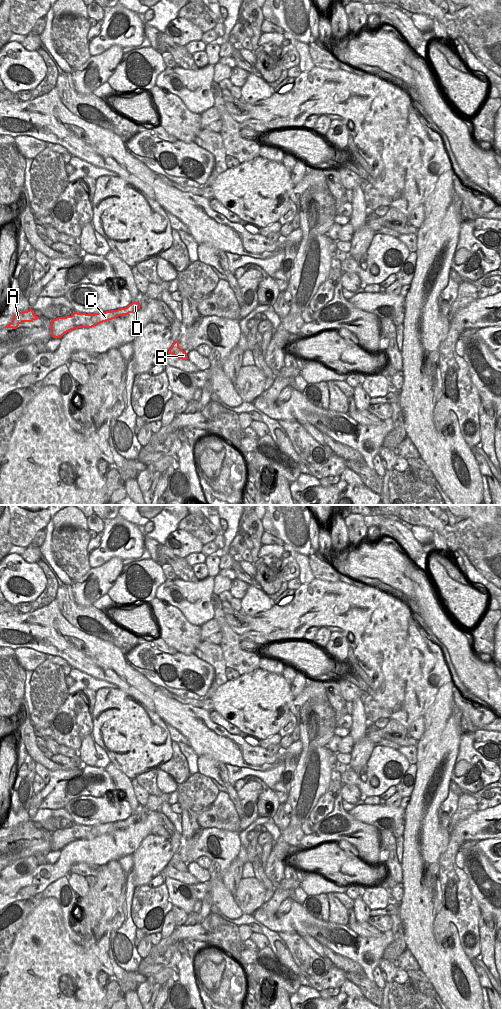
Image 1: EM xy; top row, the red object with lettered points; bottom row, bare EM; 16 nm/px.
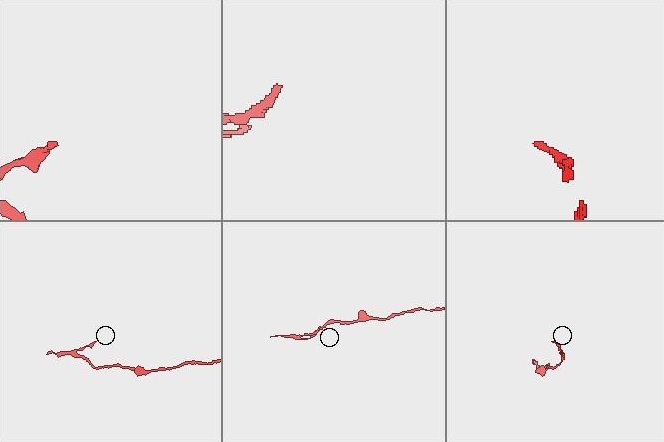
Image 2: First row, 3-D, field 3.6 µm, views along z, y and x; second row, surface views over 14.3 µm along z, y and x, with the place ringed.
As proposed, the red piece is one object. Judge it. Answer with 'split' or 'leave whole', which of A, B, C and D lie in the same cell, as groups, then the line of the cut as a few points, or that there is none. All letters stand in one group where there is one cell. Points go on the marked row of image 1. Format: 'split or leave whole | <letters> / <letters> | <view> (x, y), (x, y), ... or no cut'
split | A B C / D | xy (113, 310), (117, 316)

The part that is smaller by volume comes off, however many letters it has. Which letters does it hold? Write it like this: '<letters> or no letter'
D.

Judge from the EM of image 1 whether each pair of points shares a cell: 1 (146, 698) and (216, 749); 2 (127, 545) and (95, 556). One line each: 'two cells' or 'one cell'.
1: one cell
2: one cell

